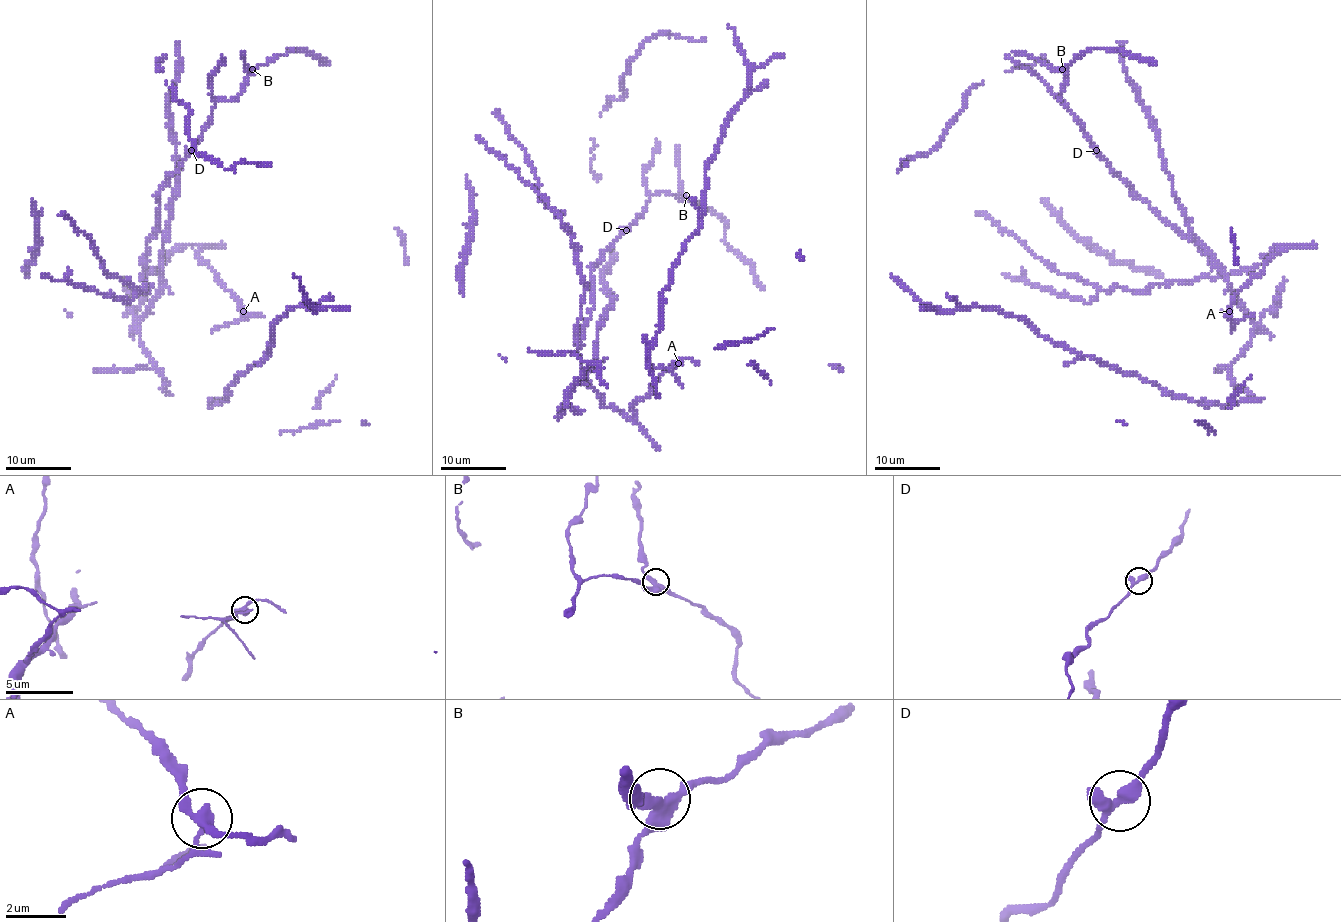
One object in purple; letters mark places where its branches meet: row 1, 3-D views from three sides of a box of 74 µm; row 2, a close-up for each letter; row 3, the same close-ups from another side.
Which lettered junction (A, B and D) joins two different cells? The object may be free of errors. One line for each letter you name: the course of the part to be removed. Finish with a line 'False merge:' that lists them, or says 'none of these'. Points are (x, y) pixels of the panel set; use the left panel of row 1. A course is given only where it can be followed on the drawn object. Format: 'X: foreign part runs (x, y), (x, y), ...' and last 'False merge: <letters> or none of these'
A: foreign part runs (244, 311), (240, 319), (234, 322), (249, 312)
False merge: A

